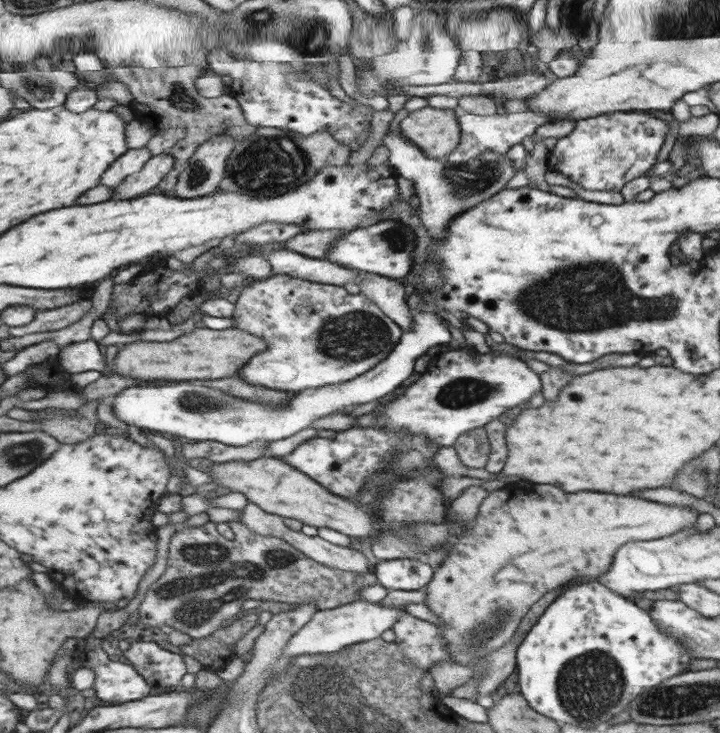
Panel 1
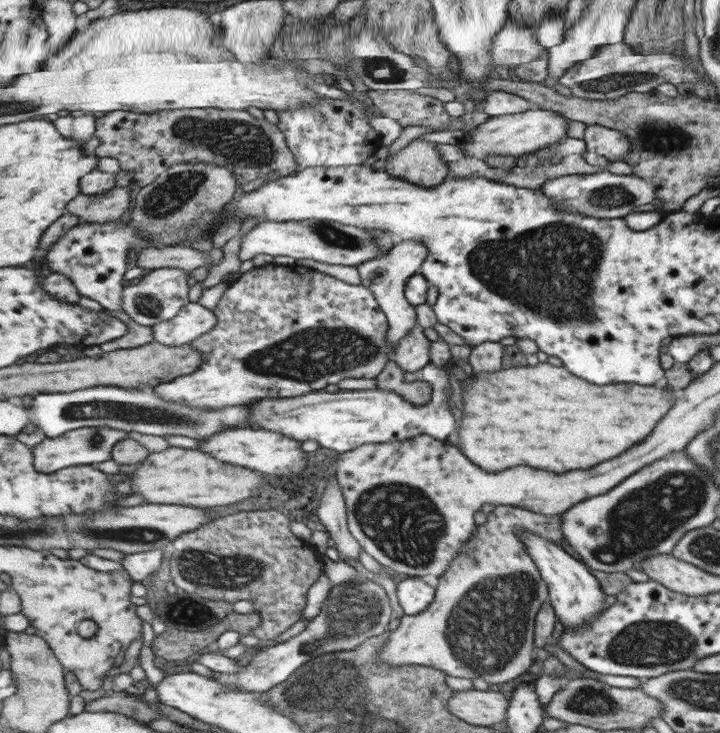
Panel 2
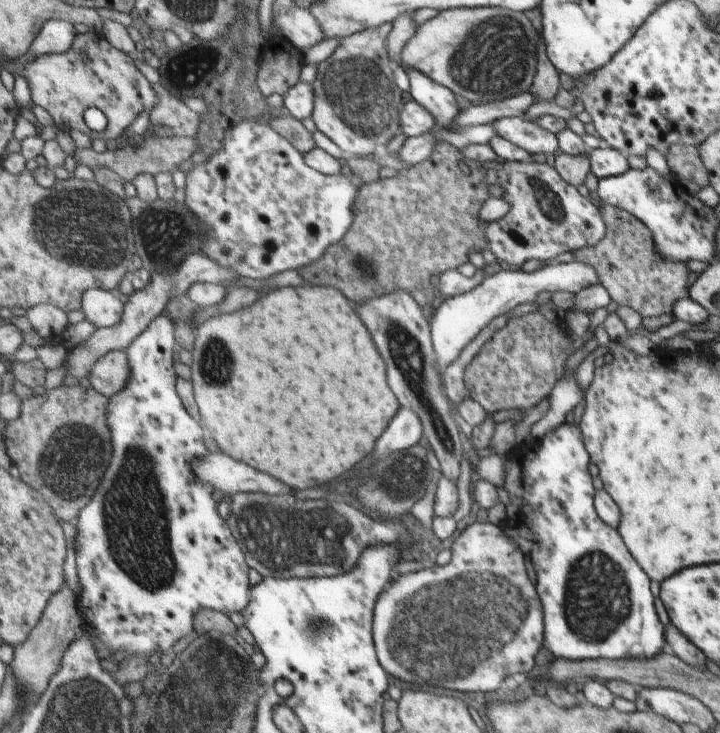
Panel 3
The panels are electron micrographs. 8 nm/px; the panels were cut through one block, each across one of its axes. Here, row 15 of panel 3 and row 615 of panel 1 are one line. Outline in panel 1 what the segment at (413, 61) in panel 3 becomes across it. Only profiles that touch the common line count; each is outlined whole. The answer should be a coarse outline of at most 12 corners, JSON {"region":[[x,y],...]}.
{"region":[[556,486],[494,490],[424,603],[476,665],[548,590],[698,511]]}

